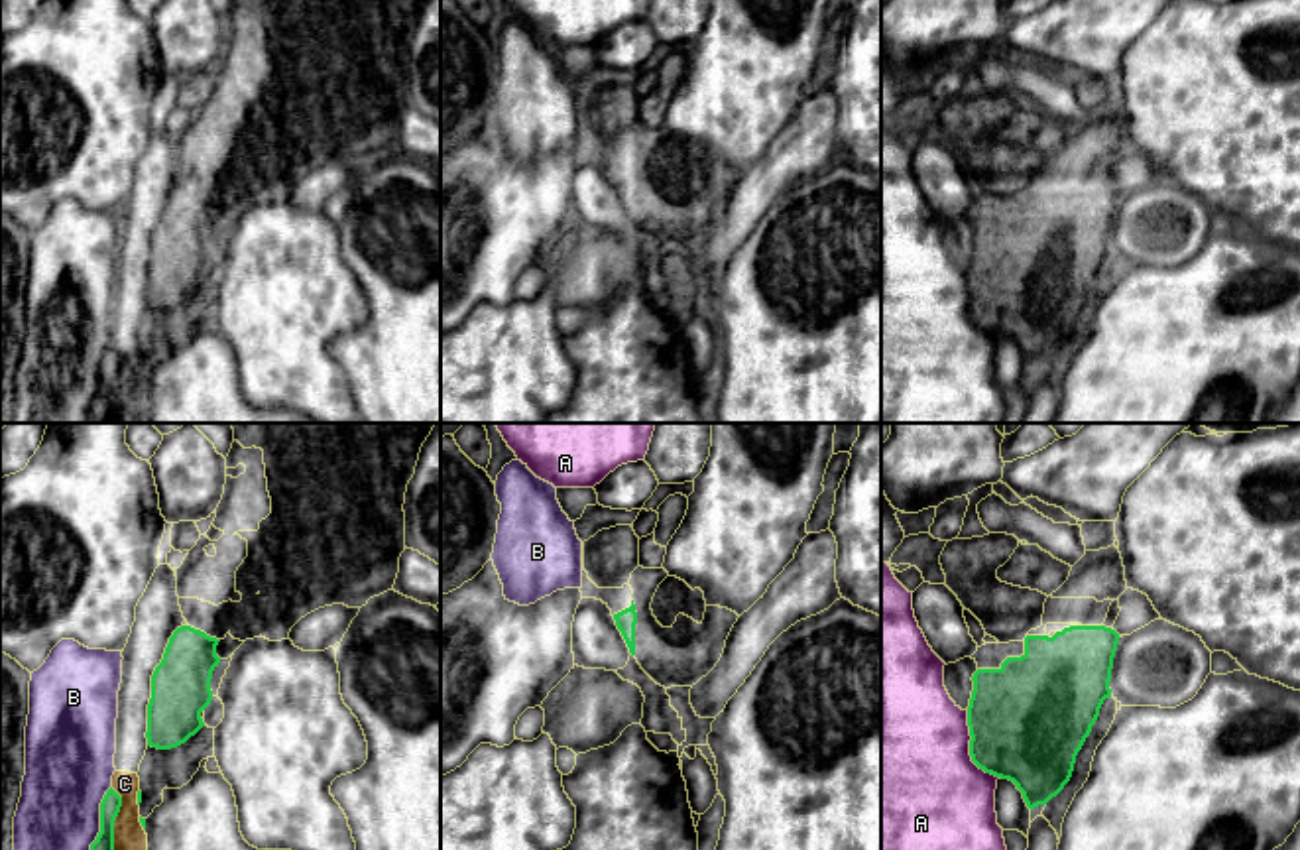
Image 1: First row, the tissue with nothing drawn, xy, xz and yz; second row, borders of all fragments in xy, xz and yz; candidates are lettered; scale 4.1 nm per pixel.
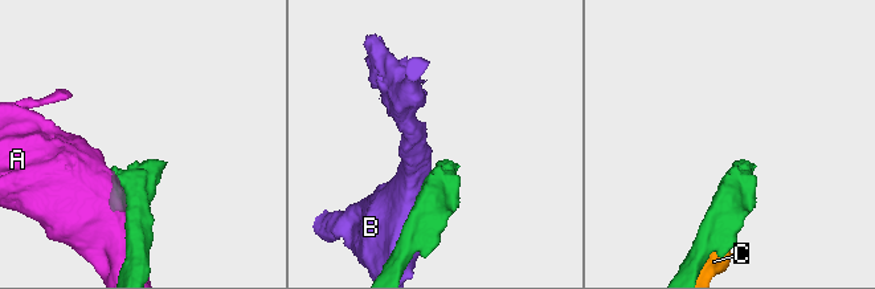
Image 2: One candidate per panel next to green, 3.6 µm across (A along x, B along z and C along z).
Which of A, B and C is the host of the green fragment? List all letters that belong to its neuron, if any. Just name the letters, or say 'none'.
none

